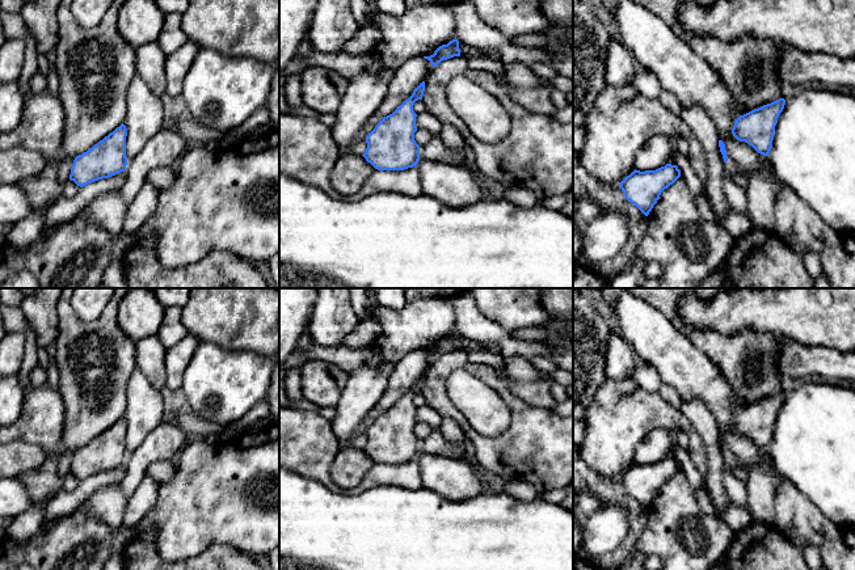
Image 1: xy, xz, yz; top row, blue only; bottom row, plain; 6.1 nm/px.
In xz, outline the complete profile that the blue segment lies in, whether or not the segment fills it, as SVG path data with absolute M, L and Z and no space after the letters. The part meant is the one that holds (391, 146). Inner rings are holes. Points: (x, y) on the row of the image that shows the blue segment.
M425 81L366 136L367 148L362 156L375 169L404 170L417 165L420 145L414 140L417 114L413 111L413 105L422 100L424 90Z

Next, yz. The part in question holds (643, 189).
M666 164L656 170L633 170L620 183L628 202L636 206L645 216L660 199L661 193L681 177L677 165Z

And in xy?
M122 123L87 152L75 157L70 180L83 187L126 170L127 128Z

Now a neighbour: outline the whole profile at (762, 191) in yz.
M767 159L762 160L762 169L746 174L747 214L753 227L774 232L774 207L778 199L779 187L775 183L775 173Z

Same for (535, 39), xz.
M531 33L531 34L519 34L514 38L510 38L511 43L521 47L530 48L542 48L549 41L549 34L546 33Z

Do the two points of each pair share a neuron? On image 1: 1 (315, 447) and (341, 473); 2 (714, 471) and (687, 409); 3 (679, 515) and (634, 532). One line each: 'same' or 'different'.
1: different
2: same
3: different

